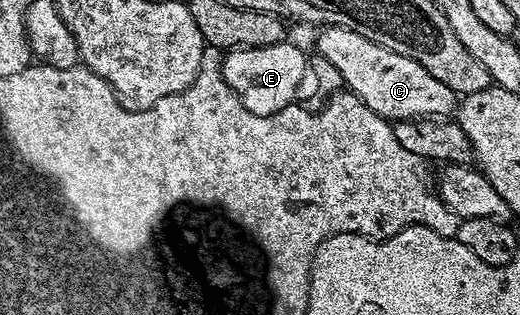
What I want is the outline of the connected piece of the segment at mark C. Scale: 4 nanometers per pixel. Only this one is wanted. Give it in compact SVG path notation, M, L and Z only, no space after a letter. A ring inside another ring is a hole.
M335 26L325 27L318 38L317 53L324 56L336 69L340 71L340 76L345 89L351 94L355 94L361 102L368 104L372 112L376 112L382 118L391 123L403 122L409 118L442 118L450 116L456 110L456 96L448 84L440 84L428 68L420 68L416 60L408 60L408 56L400 56L400 52L392 52L372 40L368 36L360 36L360 32L352 32L348 28L336 28Z

